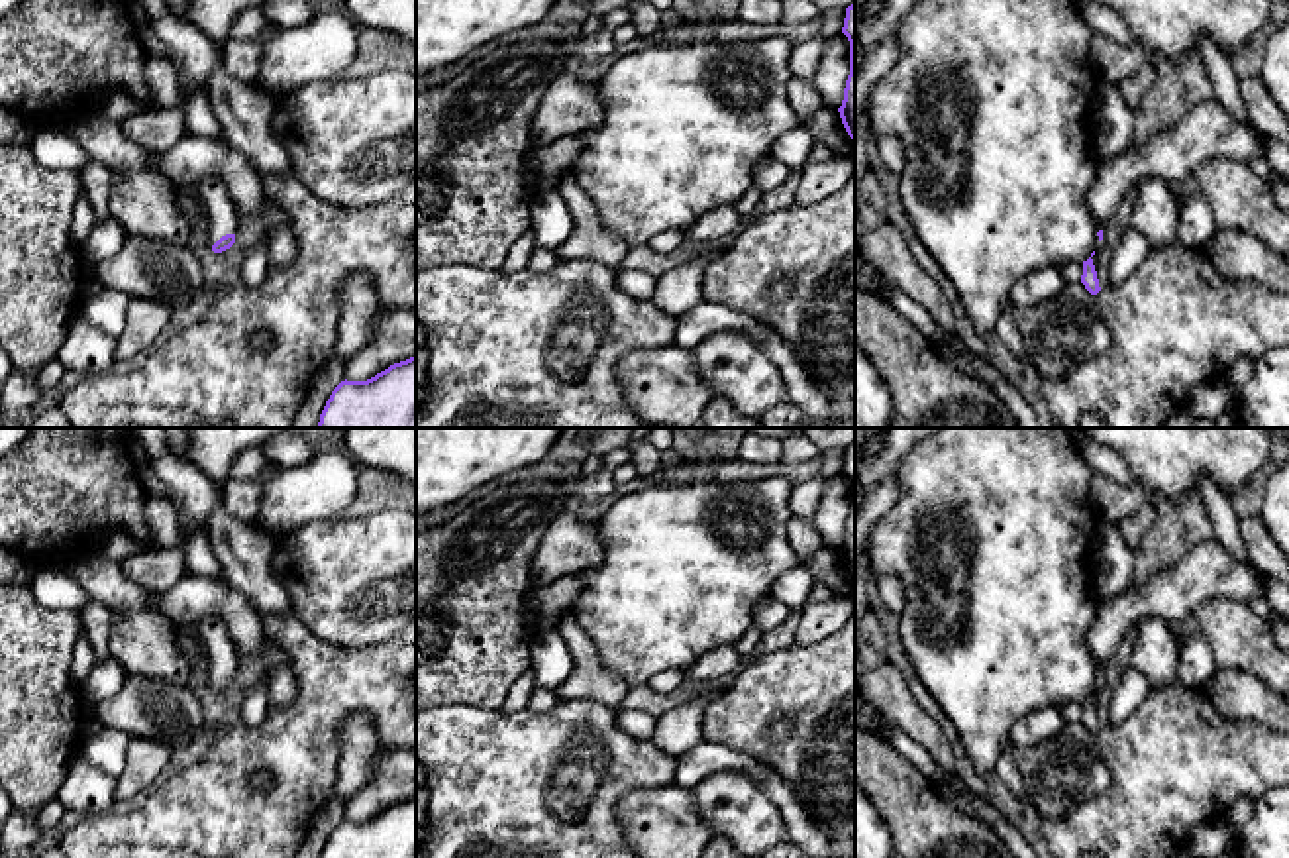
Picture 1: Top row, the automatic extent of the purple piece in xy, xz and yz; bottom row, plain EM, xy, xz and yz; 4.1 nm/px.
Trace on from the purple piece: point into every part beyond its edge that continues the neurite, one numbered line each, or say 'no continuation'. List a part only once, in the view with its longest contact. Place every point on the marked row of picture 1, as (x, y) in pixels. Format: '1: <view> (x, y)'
1: xy (224, 218)

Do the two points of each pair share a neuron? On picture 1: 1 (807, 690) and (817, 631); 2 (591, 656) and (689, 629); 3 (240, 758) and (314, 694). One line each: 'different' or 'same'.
1: different
2: different
3: same

